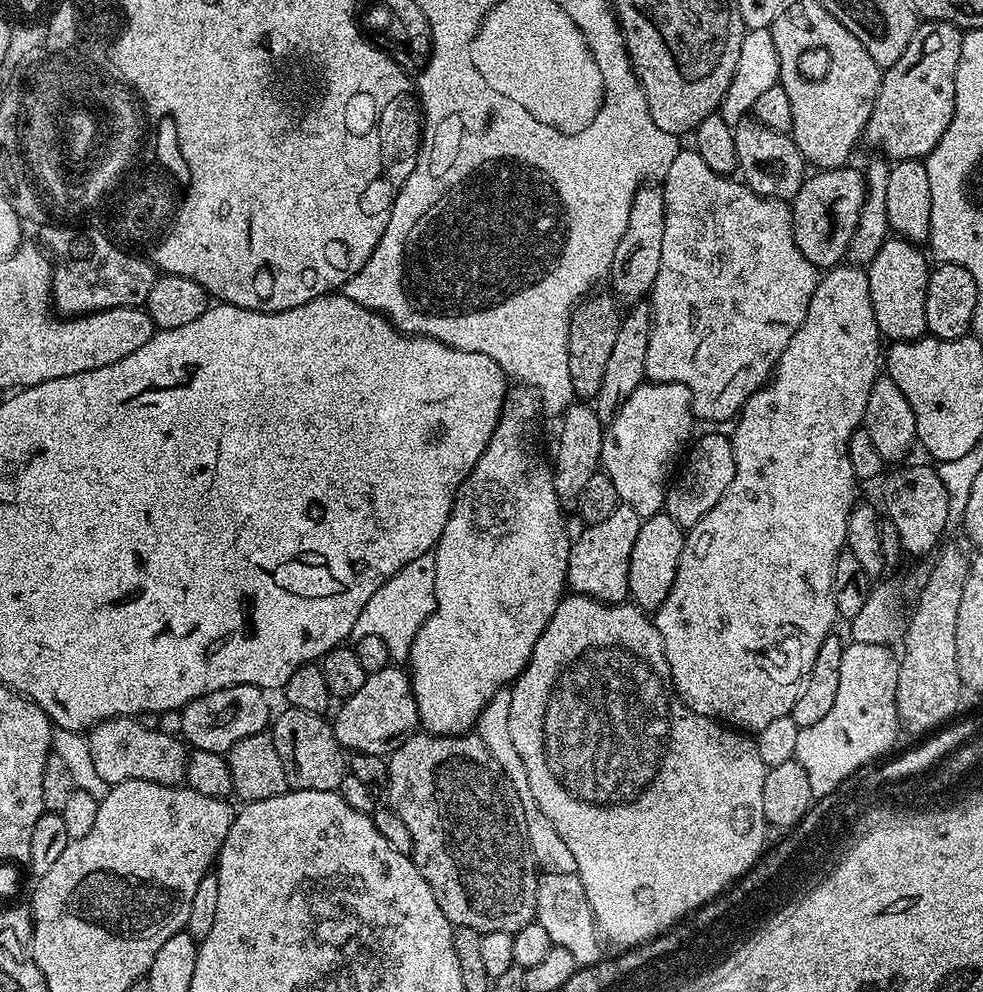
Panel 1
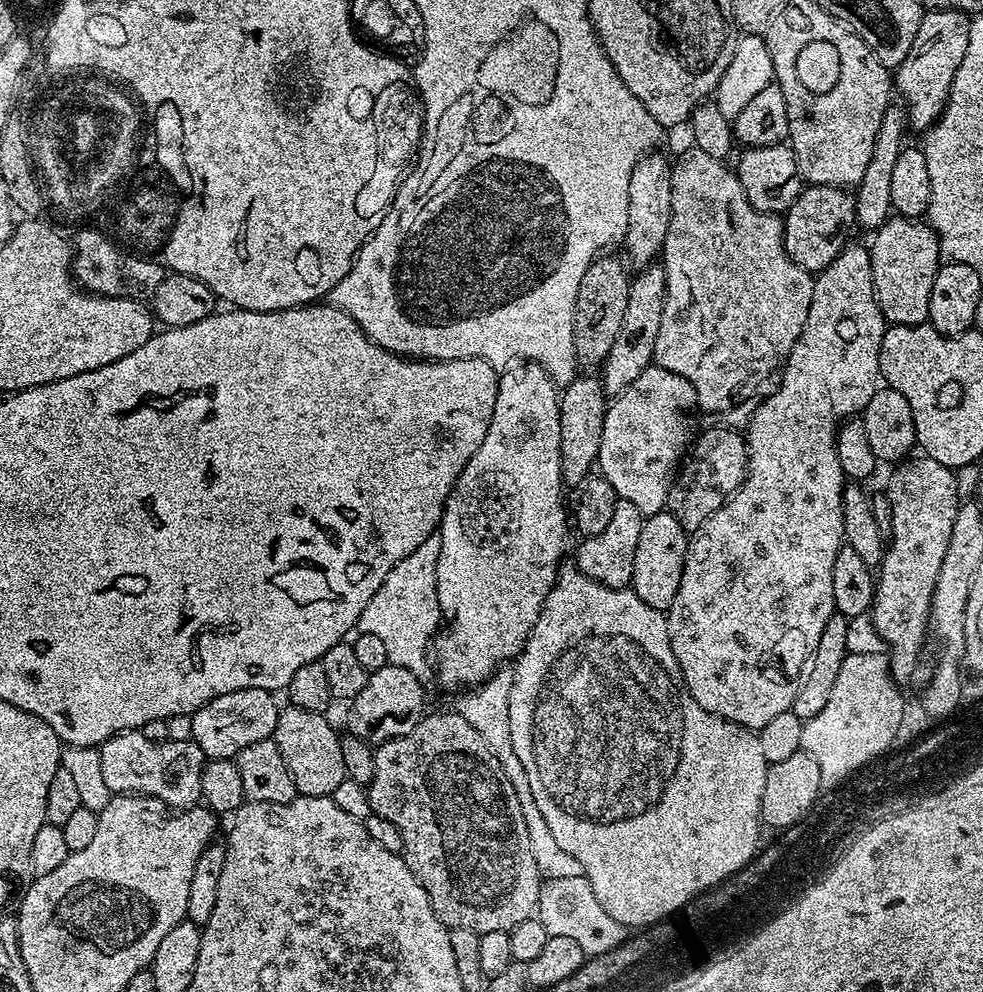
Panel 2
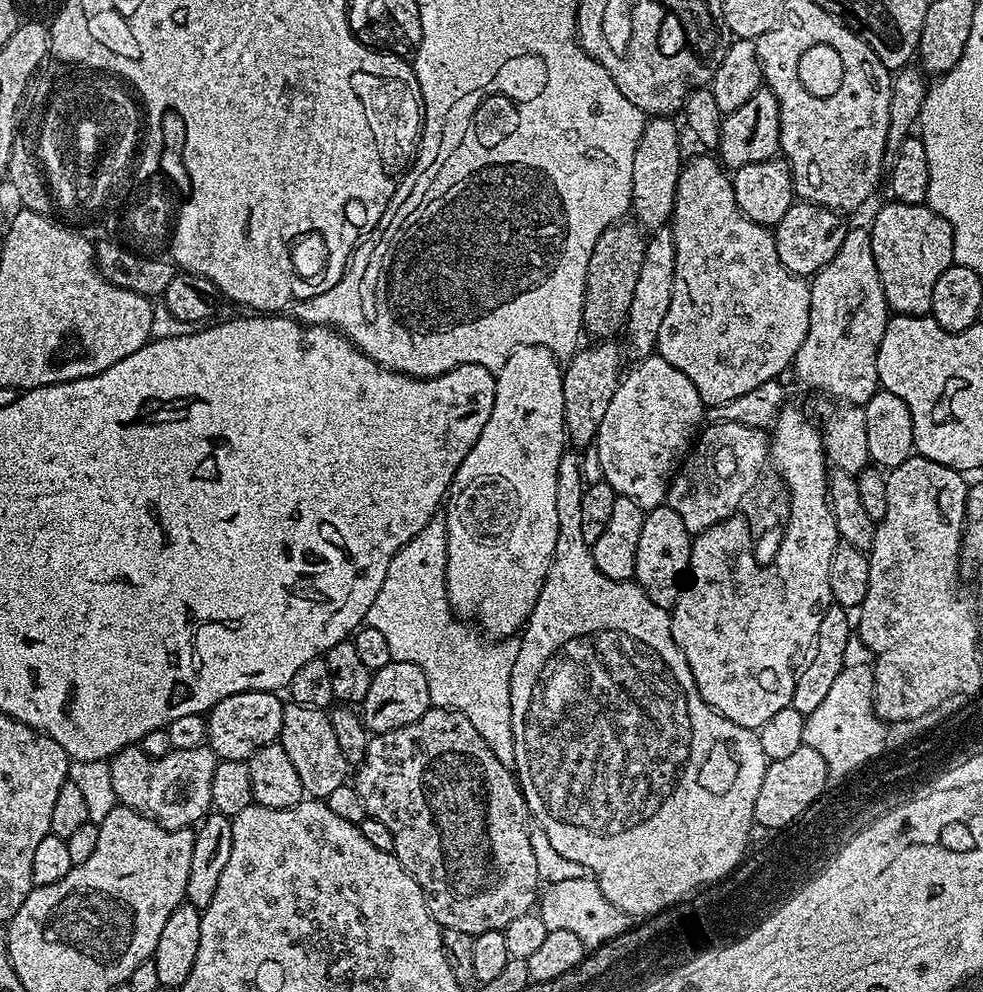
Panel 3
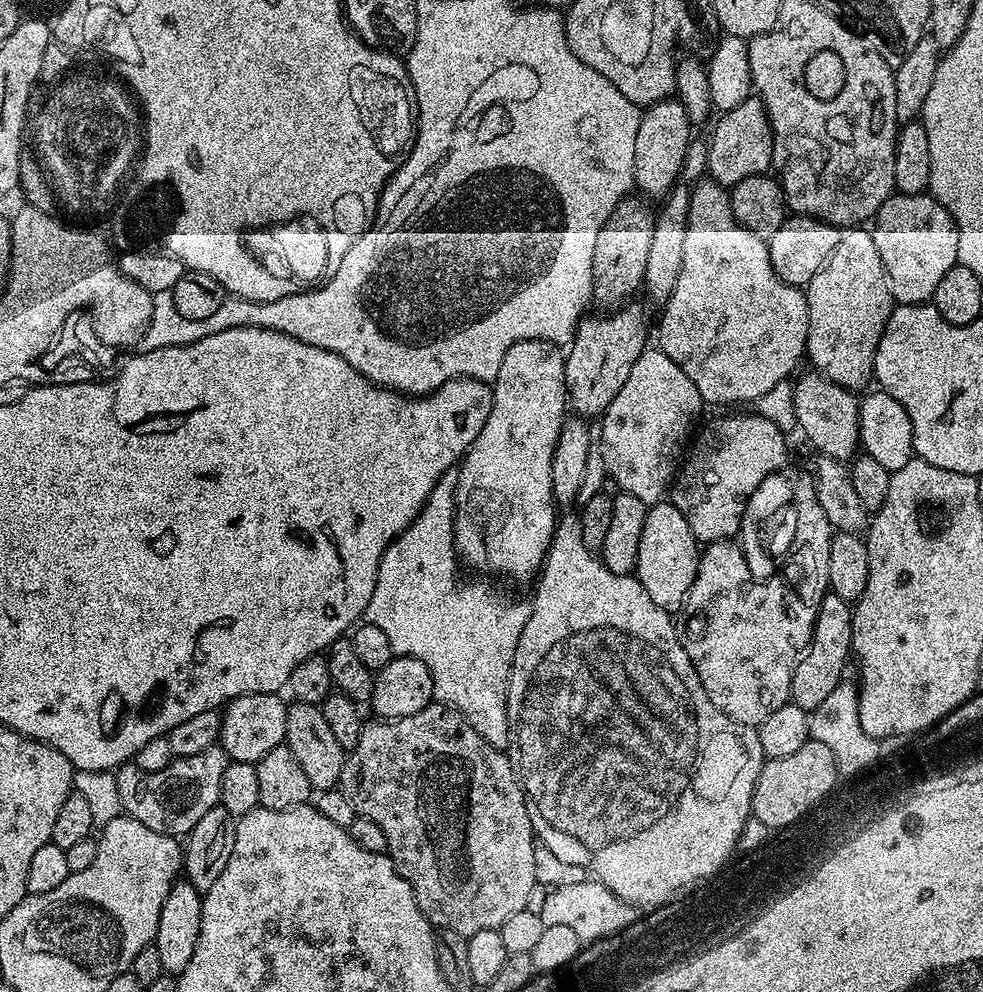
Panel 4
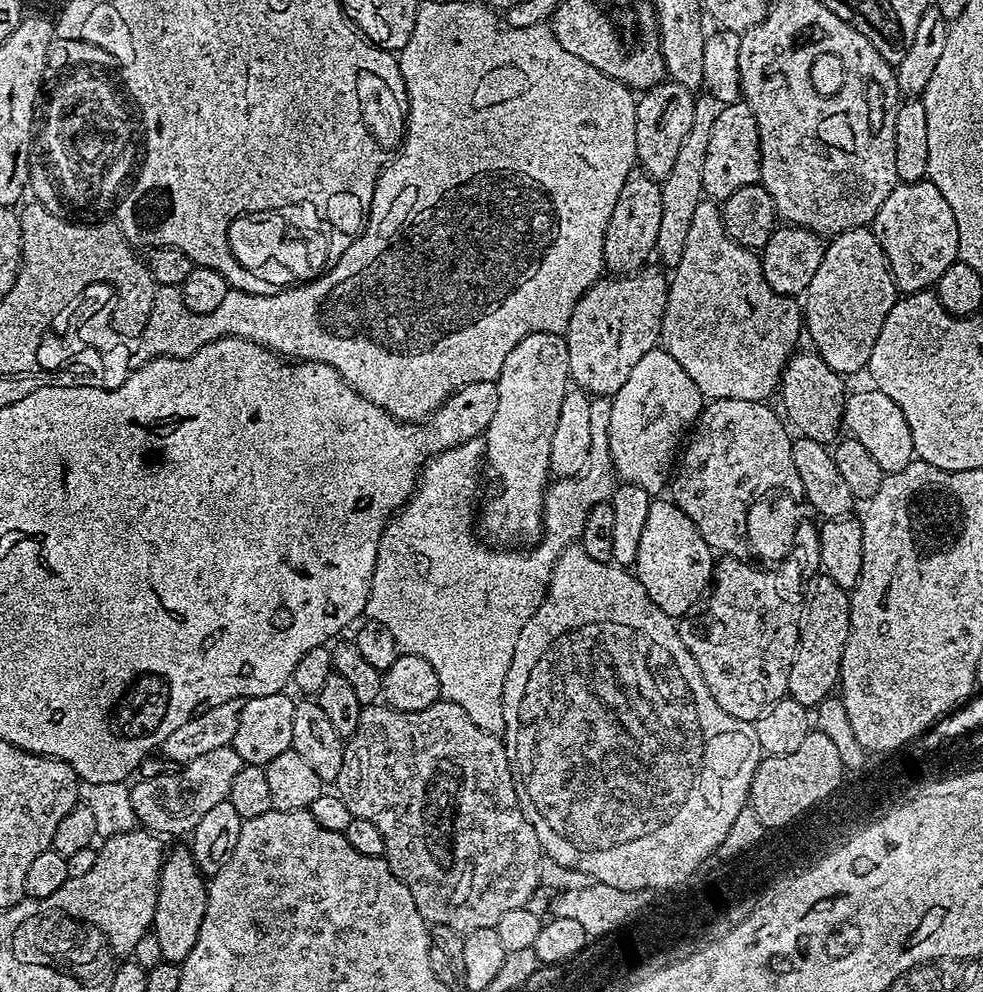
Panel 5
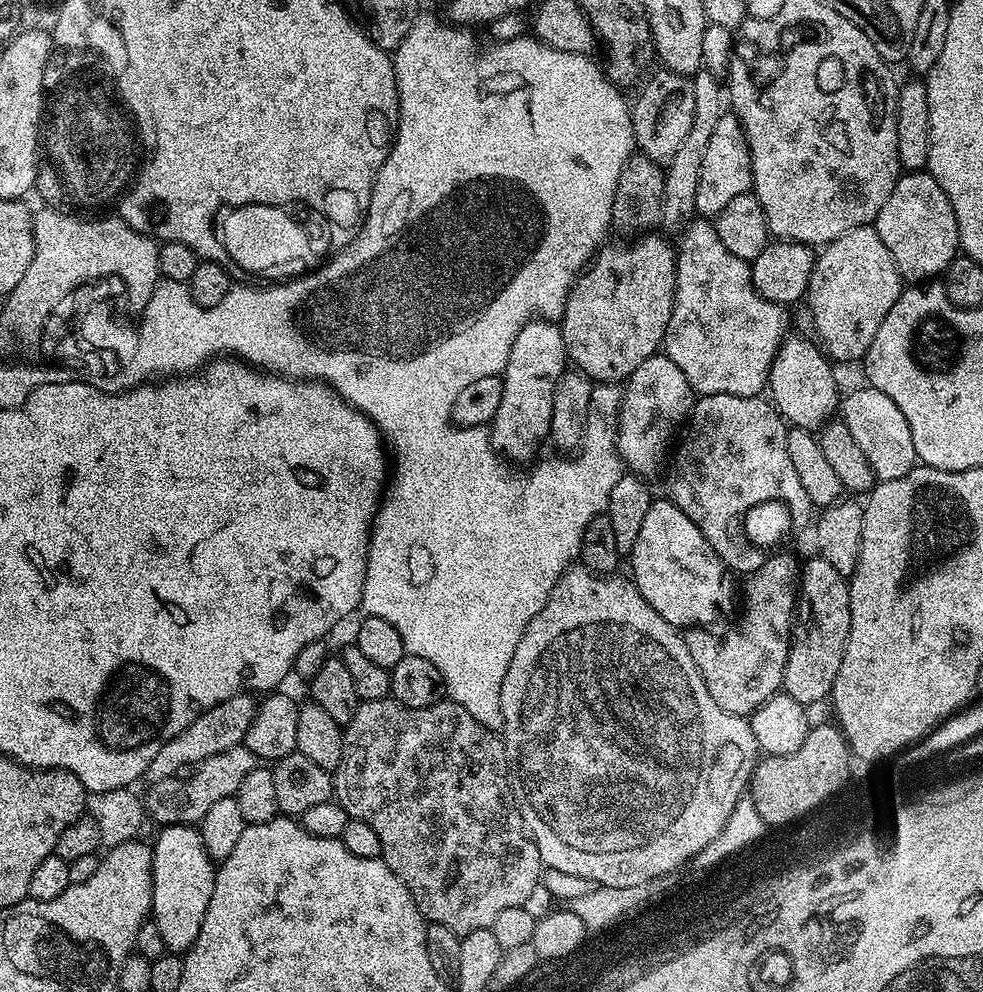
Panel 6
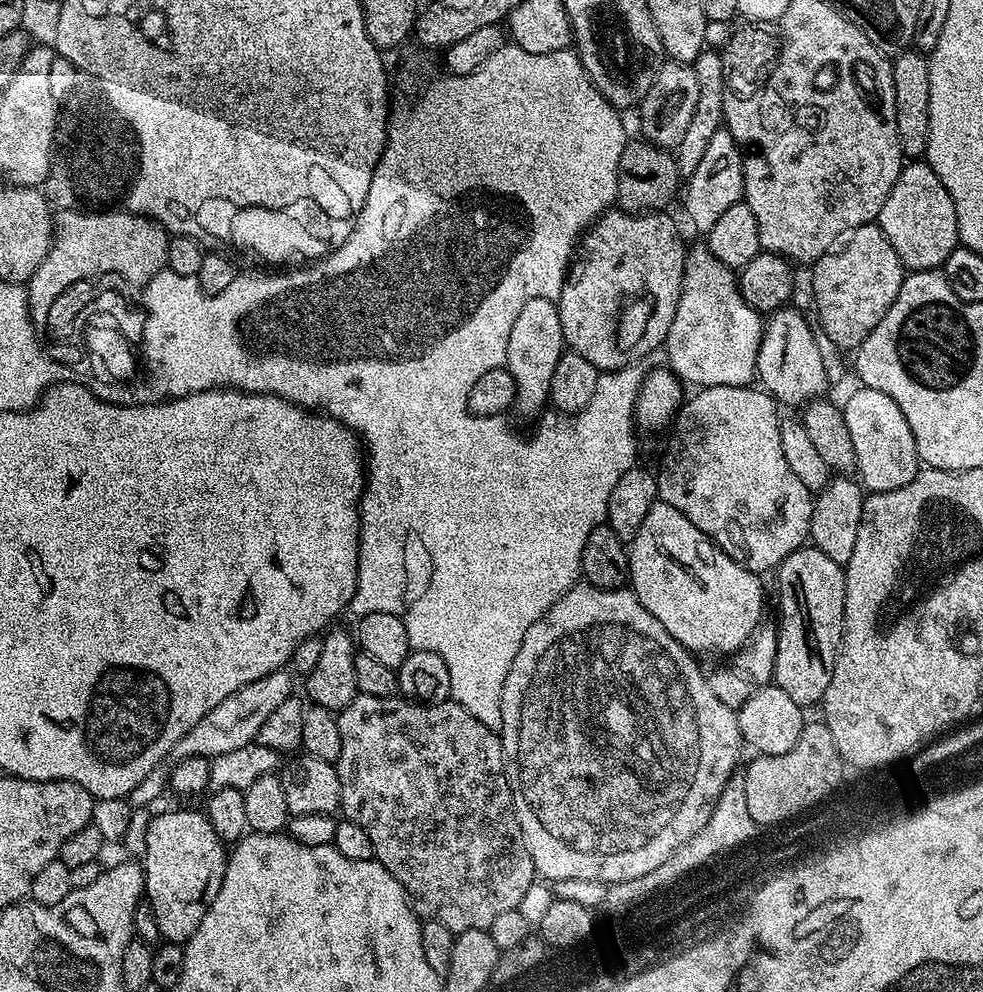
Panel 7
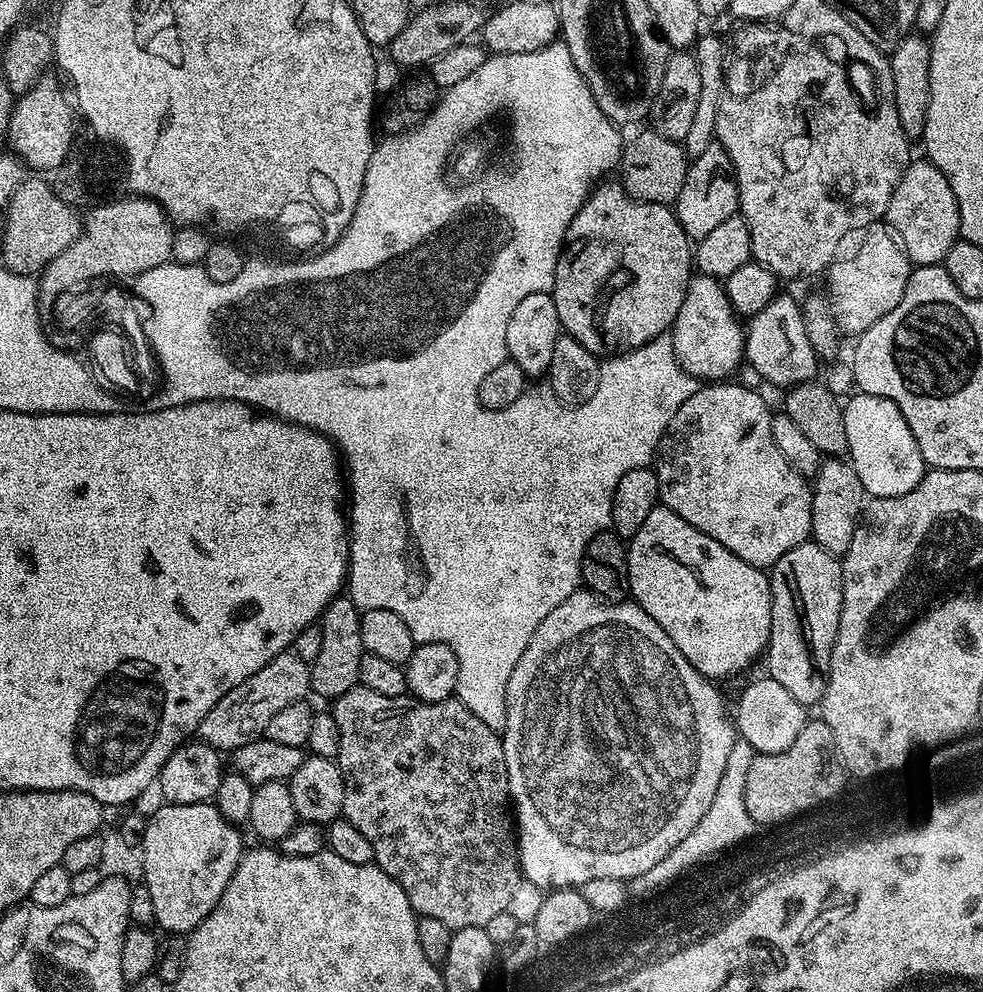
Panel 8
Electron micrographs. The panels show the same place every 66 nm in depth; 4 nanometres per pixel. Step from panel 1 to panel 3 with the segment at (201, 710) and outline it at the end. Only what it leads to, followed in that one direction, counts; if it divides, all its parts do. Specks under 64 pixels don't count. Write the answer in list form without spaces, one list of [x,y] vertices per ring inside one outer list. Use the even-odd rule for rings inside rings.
[[[239,692],[222,698],[207,713],[207,747],[216,751],[220,760],[247,761],[262,746],[280,739],[285,701],[274,692]]]

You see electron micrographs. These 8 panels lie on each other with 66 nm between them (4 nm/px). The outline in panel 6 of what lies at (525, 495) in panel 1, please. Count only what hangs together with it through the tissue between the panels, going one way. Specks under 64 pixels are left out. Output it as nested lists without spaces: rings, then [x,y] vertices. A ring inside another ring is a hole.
[[[537,318],[529,320],[518,330],[518,338],[514,338],[514,346],[502,373],[502,402],[498,402],[498,414],[490,425],[492,443],[496,445],[497,452],[509,461],[535,461],[540,443],[549,439],[554,414],[554,394],[560,375],[566,370],[567,360],[568,351],[559,323]]]

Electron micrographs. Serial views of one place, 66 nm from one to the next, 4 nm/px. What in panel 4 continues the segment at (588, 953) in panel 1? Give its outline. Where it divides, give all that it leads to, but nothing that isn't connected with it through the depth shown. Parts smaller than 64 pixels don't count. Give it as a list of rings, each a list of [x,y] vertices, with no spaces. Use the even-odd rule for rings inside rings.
[[[595,878],[570,886],[558,886],[545,893],[544,901],[538,905],[544,927],[566,926],[569,930],[574,930],[574,934],[578,934],[581,942],[591,942],[620,933],[638,919],[637,905],[618,898],[614,890]]]

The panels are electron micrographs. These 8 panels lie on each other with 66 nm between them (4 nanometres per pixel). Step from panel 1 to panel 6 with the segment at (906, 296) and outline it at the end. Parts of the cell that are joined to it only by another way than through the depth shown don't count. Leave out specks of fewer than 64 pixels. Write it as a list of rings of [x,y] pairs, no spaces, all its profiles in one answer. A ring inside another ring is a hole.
[[[926,170],[901,175],[894,190],[890,190],[890,198],[886,198],[882,210],[878,210],[874,227],[878,238],[886,242],[886,250],[890,250],[901,281],[935,281],[958,255],[960,235],[954,206],[950,206],[946,190],[942,190]]]

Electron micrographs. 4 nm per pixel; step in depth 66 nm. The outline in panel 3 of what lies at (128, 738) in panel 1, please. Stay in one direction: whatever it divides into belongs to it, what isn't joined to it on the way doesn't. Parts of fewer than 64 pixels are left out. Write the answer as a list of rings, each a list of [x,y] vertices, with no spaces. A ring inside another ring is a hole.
[[[140,746],[123,748],[110,761],[111,785],[117,801],[150,817],[166,830],[199,825],[212,808],[210,786],[218,763],[216,751],[207,746],[172,748],[165,756],[147,756],[142,749]]]

